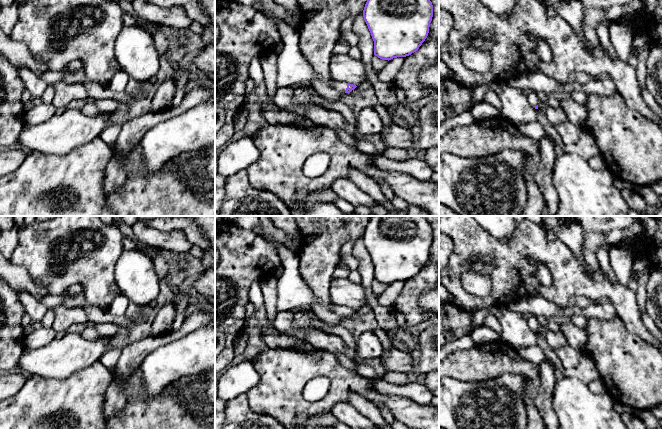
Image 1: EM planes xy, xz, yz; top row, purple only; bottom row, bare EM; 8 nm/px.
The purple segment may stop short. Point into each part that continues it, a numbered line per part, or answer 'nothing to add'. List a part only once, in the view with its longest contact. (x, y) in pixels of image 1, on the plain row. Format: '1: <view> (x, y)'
1: xz (339, 310)

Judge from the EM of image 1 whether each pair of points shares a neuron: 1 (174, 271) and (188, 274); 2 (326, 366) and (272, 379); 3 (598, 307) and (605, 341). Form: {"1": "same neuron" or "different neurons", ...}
{"1": "same neuron", "2": "same neuron", "3": "different neurons"}

